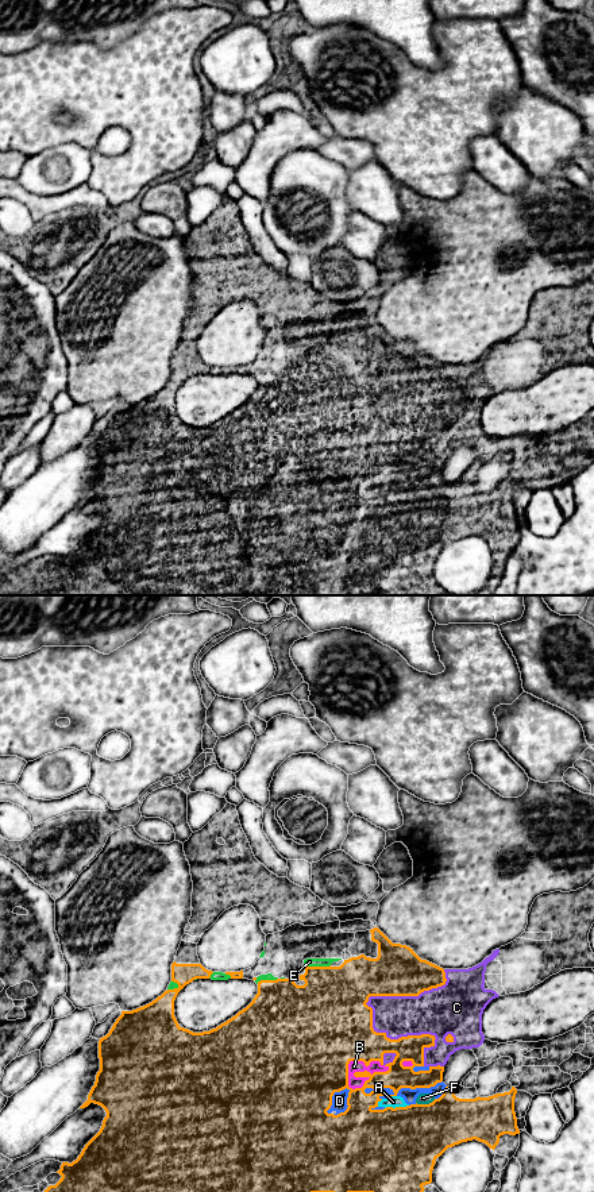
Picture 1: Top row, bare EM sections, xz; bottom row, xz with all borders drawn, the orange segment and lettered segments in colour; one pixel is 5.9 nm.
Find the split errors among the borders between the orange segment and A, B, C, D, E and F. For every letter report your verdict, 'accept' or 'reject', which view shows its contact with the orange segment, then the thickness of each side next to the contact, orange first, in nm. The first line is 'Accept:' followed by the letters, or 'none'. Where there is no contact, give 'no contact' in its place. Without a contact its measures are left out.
Accept: A, B, C, D, E, F
A: accept; meets orange in xz; 500 nm thick on the orange side, 70 nm on the other
B: accept; meets orange in xz; 460 nm thick on the orange side, 70 nm on the other
C: accept; meets orange in xz; 480 nm thick on the orange side, 240 nm on the other
D: accept; meets orange in xz; 500 nm thick on the orange side, 100 nm on the other
E: accept; meets orange in xz; 420 nm thick on the orange side, 50 nm on the other
F: accept; meets orange in xz; 420 nm thick on the orange side, 60 nm on the other

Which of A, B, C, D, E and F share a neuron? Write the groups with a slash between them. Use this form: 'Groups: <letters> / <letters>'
Groups: A B C D E F

